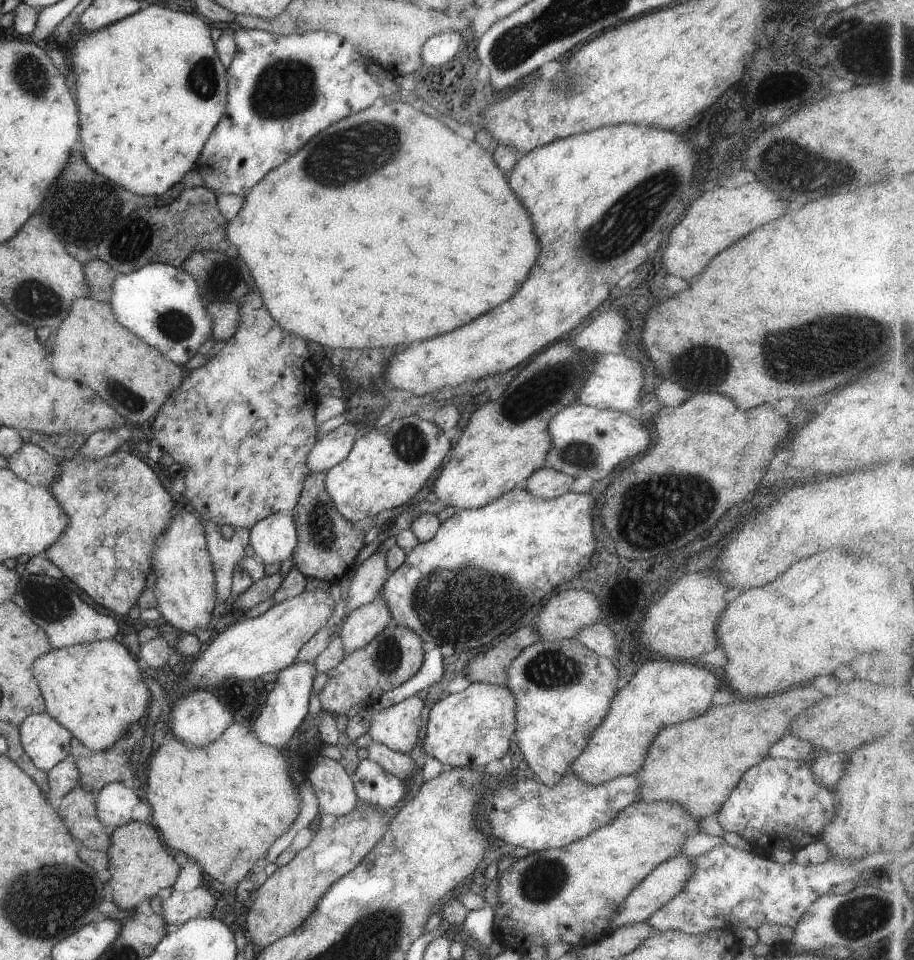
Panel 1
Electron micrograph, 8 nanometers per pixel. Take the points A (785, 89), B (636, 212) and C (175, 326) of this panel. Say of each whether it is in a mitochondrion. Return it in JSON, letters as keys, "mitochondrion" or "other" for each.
{"A":"other","B":"mitochondrion","C":"mitochondrion"}

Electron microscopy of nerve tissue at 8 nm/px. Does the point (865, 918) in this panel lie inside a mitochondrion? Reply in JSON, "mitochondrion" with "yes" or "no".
{"mitochondrion":"yes"}

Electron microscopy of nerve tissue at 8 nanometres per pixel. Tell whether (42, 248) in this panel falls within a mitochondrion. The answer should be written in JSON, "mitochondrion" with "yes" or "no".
{"mitochondrion":"no"}

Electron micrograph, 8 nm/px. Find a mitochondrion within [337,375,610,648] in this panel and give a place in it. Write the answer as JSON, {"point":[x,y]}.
{"point":[432,602]}

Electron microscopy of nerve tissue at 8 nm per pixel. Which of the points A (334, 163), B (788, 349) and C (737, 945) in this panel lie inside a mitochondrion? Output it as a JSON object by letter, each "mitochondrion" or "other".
{"A":"mitochondrion","B":"mitochondrion","C":"other"}

